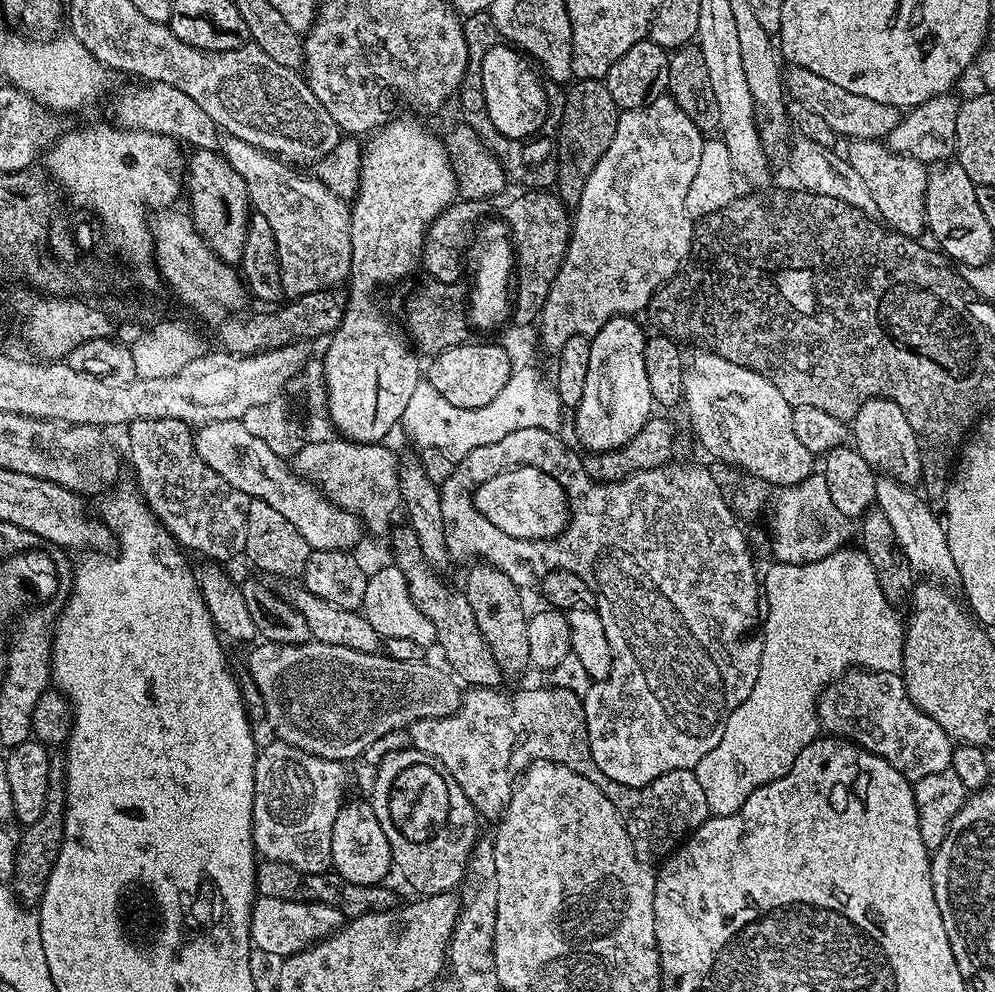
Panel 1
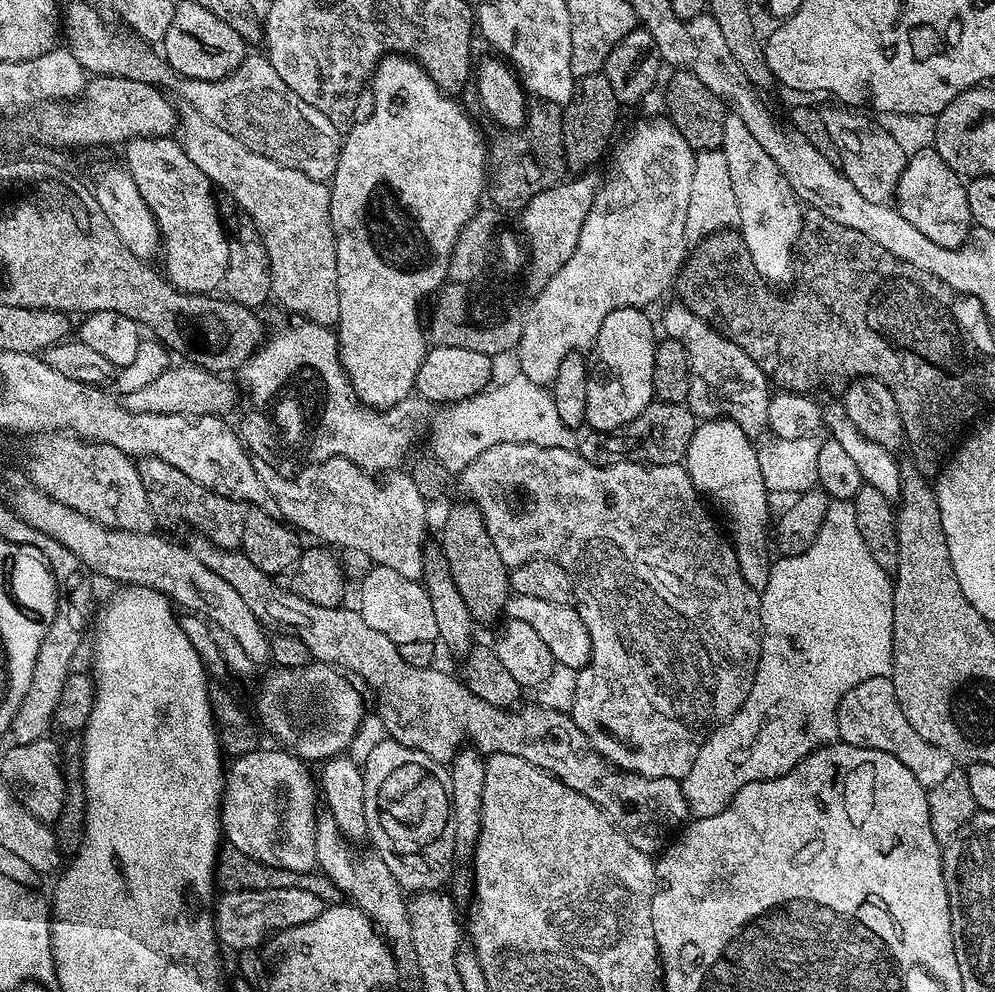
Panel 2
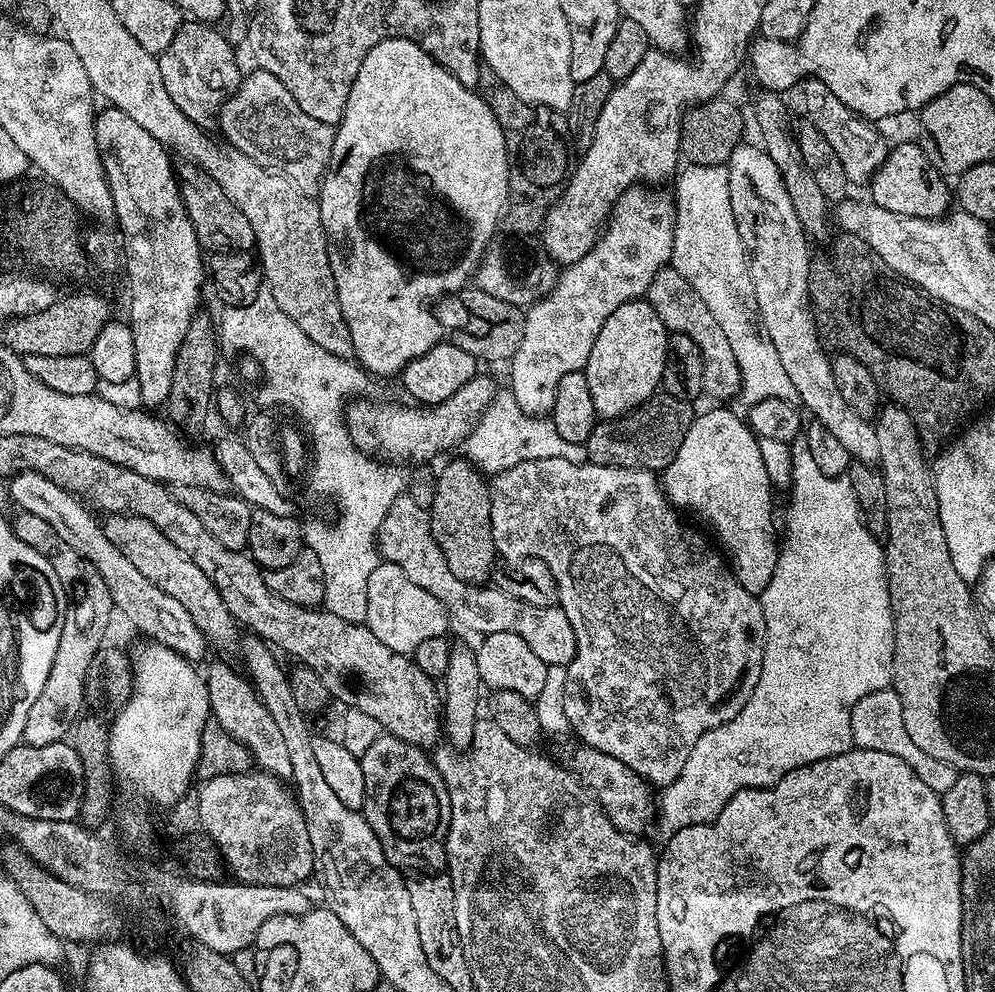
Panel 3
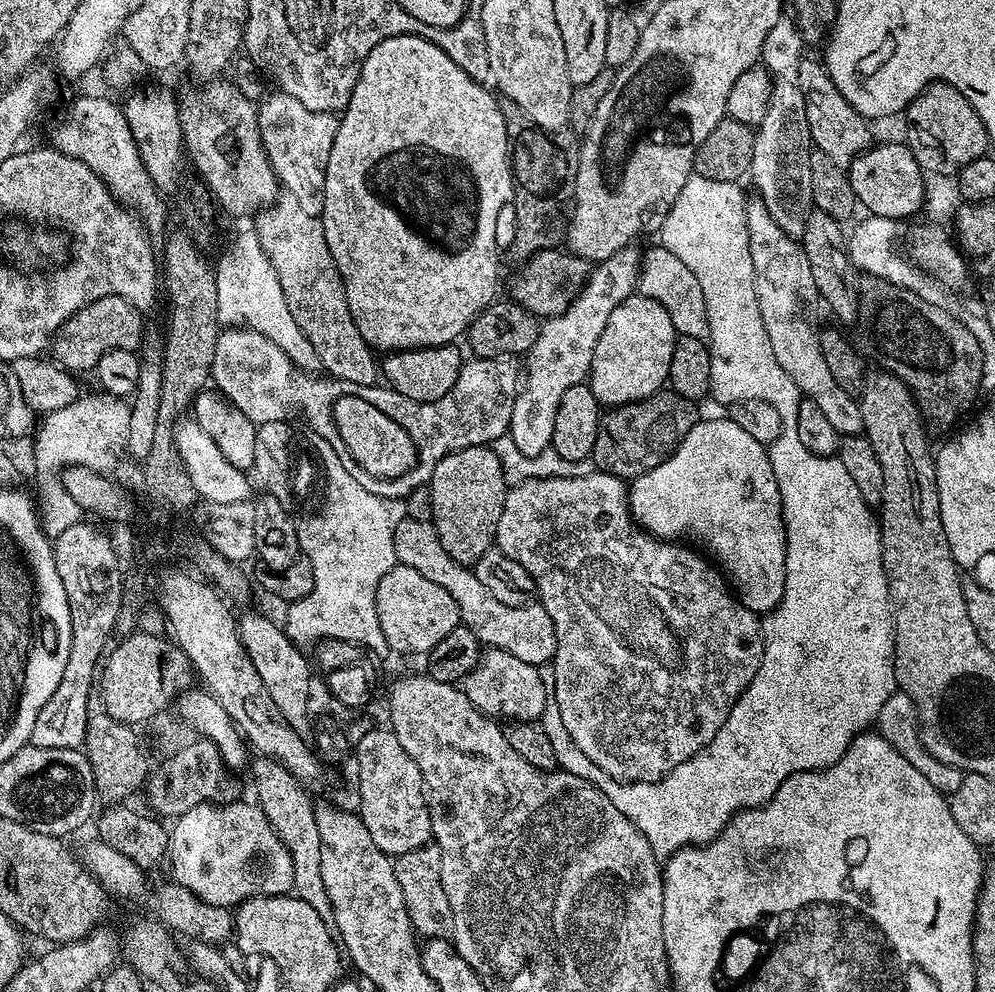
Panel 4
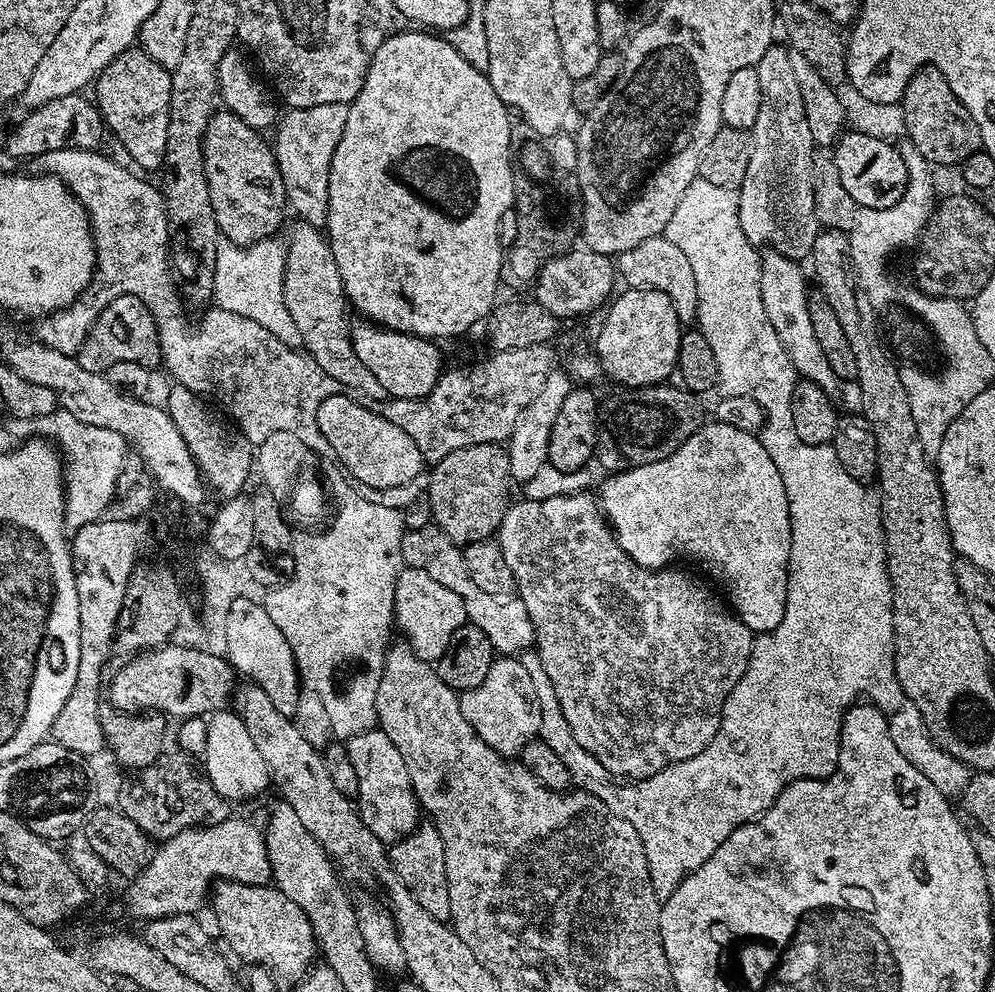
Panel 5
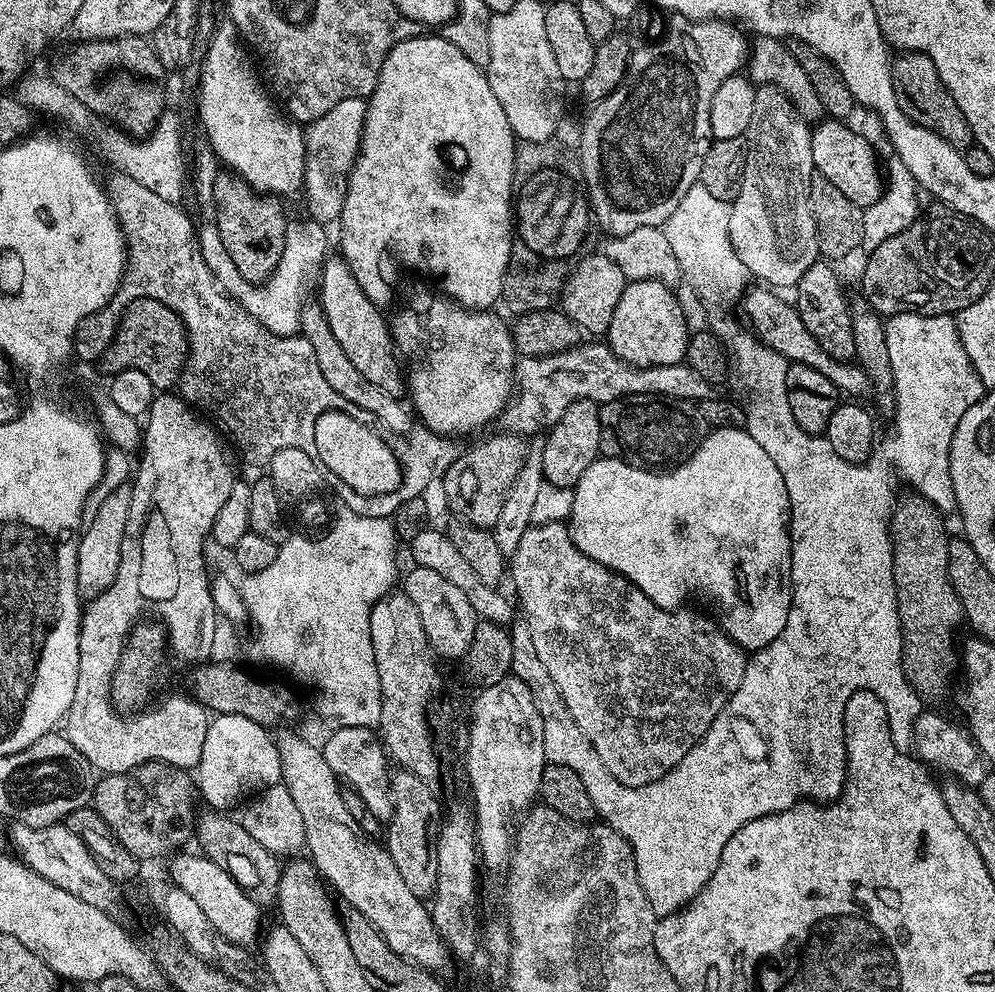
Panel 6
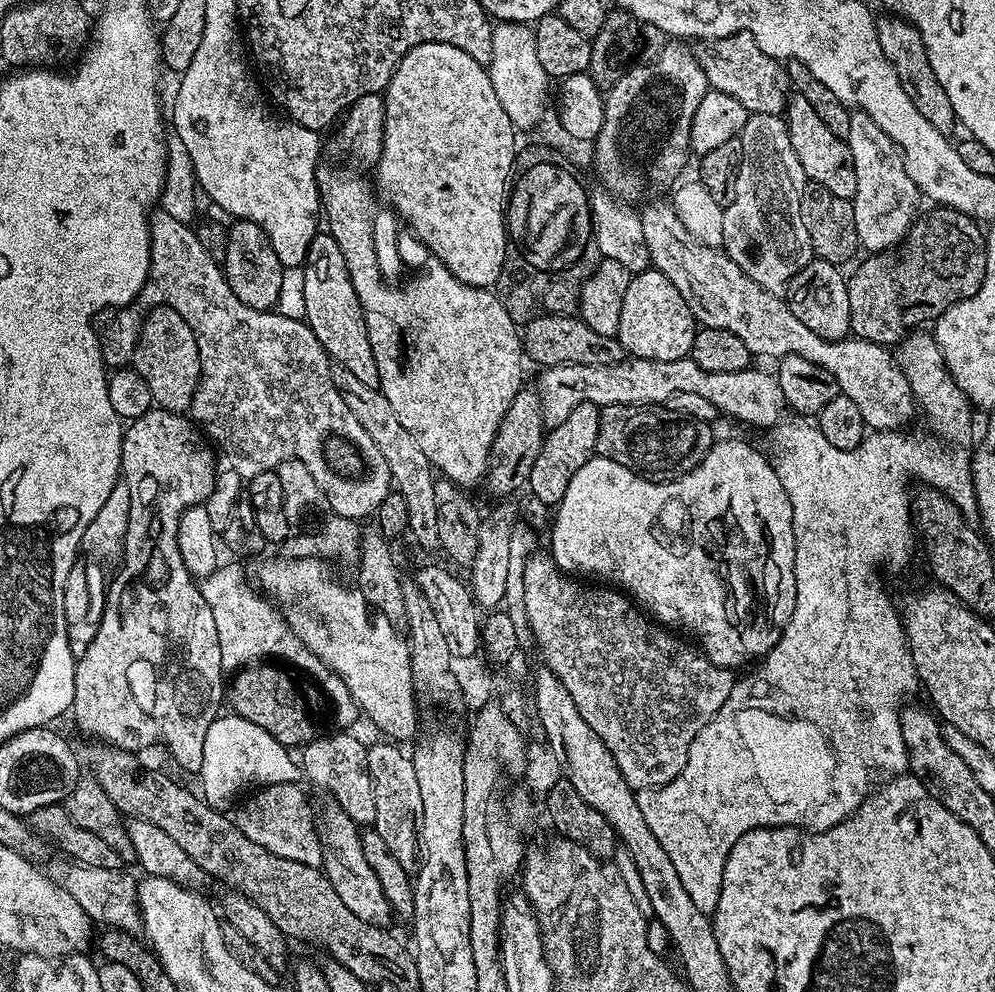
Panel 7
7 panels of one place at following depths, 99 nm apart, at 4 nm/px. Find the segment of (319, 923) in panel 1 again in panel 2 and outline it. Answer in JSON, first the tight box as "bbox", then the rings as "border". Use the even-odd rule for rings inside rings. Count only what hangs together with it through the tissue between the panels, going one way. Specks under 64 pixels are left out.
{"bbox":[214,890,326,950],"border":[[[250,890],[249,892],[224,892],[219,897],[218,903],[214,908],[216,917],[216,934],[225,949],[234,948],[241,950],[246,948],[259,949],[263,940],[267,938],[271,932],[280,932],[287,934],[291,928],[297,928],[308,922],[314,922],[326,907],[326,901],[318,898],[318,894],[314,894],[310,890]]]}

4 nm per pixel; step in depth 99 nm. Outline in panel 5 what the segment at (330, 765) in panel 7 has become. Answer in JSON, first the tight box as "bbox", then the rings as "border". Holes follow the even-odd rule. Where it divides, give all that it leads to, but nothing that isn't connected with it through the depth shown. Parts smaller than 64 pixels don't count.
{"bbox":[347,730,422,842],"border":[[[379,730],[360,732],[347,737],[350,761],[358,774],[358,811],[360,821],[382,841],[395,842],[409,836],[422,816],[420,801],[410,782],[406,762],[398,754],[398,746]]]}

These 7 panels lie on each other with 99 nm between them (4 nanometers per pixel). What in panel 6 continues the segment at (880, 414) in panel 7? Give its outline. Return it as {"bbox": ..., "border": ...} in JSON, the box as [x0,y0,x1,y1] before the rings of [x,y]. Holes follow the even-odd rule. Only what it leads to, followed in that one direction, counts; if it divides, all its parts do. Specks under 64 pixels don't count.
{"bbox":[742,286,869,398],"border":[[[768,286],[756,287],[760,288],[749,287],[742,297],[744,316],[749,324],[747,327],[754,333],[756,339],[785,356],[791,363],[814,366],[814,370],[818,370],[818,374],[826,374],[826,378],[830,378],[830,382],[834,382],[834,386],[845,397],[860,398],[858,396],[864,391],[866,393],[869,391],[868,376],[859,364],[830,358],[830,354],[826,354],[826,350],[822,350],[818,342],[814,342],[814,334],[810,334],[810,330],[802,326],[802,318],[796,313],[795,307],[789,301],[787,304],[780,297],[783,295],[779,291]]]}

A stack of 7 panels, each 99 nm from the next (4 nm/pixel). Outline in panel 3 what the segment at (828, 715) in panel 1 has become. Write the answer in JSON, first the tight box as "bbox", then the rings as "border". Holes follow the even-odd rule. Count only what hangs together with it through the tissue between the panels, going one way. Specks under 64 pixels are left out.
{"bbox":[850,686,958,793],"border":[[[891,686],[882,690],[874,690],[866,694],[854,706],[850,714],[850,728],[852,730],[852,742],[855,747],[865,748],[866,750],[882,750],[882,754],[894,754],[894,758],[902,758],[930,790],[943,793],[954,786],[958,769],[952,764],[942,762],[938,758],[930,758],[930,754],[925,754],[919,746],[914,746],[910,734],[906,734],[906,722],[902,722],[902,702],[898,694]]]}

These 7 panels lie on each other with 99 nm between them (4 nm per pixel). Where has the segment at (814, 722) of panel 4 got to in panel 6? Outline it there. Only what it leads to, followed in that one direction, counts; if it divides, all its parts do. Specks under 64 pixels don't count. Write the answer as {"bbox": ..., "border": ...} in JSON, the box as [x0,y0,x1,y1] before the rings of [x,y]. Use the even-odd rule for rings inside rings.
{"bbox":[592,183,922,917],"border":[[[697,183],[686,190],[686,194],[678,202],[674,214],[662,225],[666,234],[666,242],[670,242],[670,250],[674,250],[674,258],[678,258],[683,279],[692,283],[692,288],[708,304],[732,304],[743,297],[750,284],[746,266],[742,266],[742,258],[734,254],[734,246],[730,242],[730,204],[722,198],[714,198],[706,186]],[[716,320],[710,324],[710,328],[724,341],[724,347],[728,349],[730,372],[734,380],[736,376],[737,382],[748,391],[746,431],[750,434],[750,438],[754,438],[754,442],[758,442],[758,446],[762,446],[762,450],[766,450],[766,454],[770,454],[774,466],[778,466],[778,474],[782,474],[782,482],[786,482],[792,534],[792,605],[790,614],[786,618],[786,626],[782,626],[782,634],[778,634],[778,638],[774,638],[774,642],[770,642],[766,647],[755,649],[751,653],[746,670],[742,674],[742,682],[738,682],[738,690],[734,690],[734,694],[728,699],[724,709],[716,715],[714,722],[706,730],[706,734],[689,750],[686,758],[682,758],[682,762],[678,762],[678,766],[674,766],[665,776],[646,786],[631,788],[624,784],[620,788],[610,790],[610,788],[604,788],[604,780],[600,780],[600,786],[596,786],[596,800],[592,804],[593,809],[599,804],[604,804],[604,809],[599,812],[599,815],[606,818],[607,823],[624,832],[632,841],[633,855],[638,857],[641,881],[657,917],[669,916],[672,912],[680,911],[688,901],[694,899],[704,889],[706,882],[710,882],[714,870],[718,870],[718,862],[722,858],[722,850],[726,846],[726,842],[730,842],[733,834],[742,826],[746,826],[746,822],[754,822],[763,816],[793,808],[796,804],[801,803],[802,798],[808,802],[831,802],[842,795],[844,779],[848,777],[848,759],[844,741],[844,711],[850,694],[854,694],[858,690],[870,690],[874,694],[878,694],[878,698],[882,698],[890,722],[890,734],[893,738],[911,737],[914,722],[922,711],[922,705],[920,705],[922,697],[913,688],[904,673],[904,631],[900,629],[896,587],[892,573],[892,510],[898,499],[896,487],[906,486],[906,474],[908,474],[902,444],[896,438],[892,444],[890,433],[885,431],[872,449],[872,456],[869,457],[867,463],[851,464],[843,458],[838,458],[824,434],[811,436],[806,430],[802,430],[802,426],[798,426],[798,422],[794,422],[794,414],[790,414],[790,402],[786,390],[786,370],[790,361],[773,348],[766,347],[764,343],[756,339],[751,331],[745,330],[743,327],[740,329],[732,320]]]}

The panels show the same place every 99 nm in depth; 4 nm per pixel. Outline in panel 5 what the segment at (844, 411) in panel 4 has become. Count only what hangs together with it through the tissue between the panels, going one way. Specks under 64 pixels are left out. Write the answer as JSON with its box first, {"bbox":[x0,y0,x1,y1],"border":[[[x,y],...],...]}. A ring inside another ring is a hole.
{"bbox":[761,250,842,394],"border":[[[768,250],[761,255],[762,306],[766,310],[766,318],[770,322],[770,326],[774,326],[774,334],[778,334],[778,342],[782,342],[790,362],[796,368],[797,377],[814,382],[818,386],[822,386],[824,392],[832,394],[835,393],[836,387],[841,387],[842,382],[834,374],[834,370],[830,370],[830,362],[826,362],[826,354],[822,354],[822,346],[818,346],[818,338],[814,338],[814,325],[810,323],[810,306],[808,305],[810,287],[808,288],[807,282],[804,281],[804,272],[800,267],[801,265],[797,261],[792,260],[789,256],[783,256],[780,252]]]}

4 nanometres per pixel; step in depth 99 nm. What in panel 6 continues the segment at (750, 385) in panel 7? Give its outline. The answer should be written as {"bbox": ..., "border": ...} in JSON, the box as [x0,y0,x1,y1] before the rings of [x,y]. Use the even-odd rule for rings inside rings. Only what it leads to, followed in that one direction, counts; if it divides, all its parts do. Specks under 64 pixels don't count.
{"bbox":[500,340,714,436],"border":[[[588,340],[572,347],[569,351],[550,356],[523,356],[517,361],[516,367],[513,368],[513,377],[518,391],[511,395],[504,411],[501,412],[500,423],[502,422],[501,427],[505,431],[521,436],[534,434],[539,428],[544,430],[552,427],[556,424],[558,418],[566,412],[566,407],[580,400],[593,401],[601,405],[620,400],[626,396],[650,395],[699,402],[705,398],[713,397],[714,394],[713,385],[706,382],[686,362],[671,364],[670,366],[634,367],[632,364],[622,362],[613,354],[607,343],[598,340]]]}

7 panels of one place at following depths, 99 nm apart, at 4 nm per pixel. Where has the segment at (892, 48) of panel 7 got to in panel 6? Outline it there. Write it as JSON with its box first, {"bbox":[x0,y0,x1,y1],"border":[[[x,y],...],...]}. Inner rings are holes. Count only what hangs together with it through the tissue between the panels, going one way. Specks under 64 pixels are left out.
{"bbox":[892,52,973,150],"border":[[[925,52],[899,53],[900,57],[892,60],[892,81],[898,98],[898,106],[918,126],[926,126],[926,130],[934,130],[938,138],[946,138],[950,146],[964,150],[973,143],[970,122],[966,122],[966,114],[958,110],[958,102],[954,102],[954,94],[946,90],[946,82],[938,74],[938,66]]]}

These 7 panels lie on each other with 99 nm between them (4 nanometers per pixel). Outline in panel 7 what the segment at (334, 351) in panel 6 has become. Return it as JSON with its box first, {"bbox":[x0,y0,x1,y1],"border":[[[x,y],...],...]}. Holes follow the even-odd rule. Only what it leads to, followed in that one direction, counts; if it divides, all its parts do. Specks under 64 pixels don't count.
{"bbox":[332,366,439,549],"border":[[[339,366],[333,367],[332,381],[342,394],[346,406],[350,406],[350,414],[354,414],[354,418],[358,418],[358,426],[362,426],[362,430],[366,430],[366,434],[370,434],[372,448],[380,451],[379,459],[387,466],[395,491],[400,492],[402,498],[406,498],[410,536],[413,536],[424,548],[439,549],[438,506],[435,505],[434,498],[437,477],[434,475],[433,466],[426,458],[426,454],[422,454],[418,442],[414,442],[414,437],[402,427],[402,422],[398,422],[394,409],[390,406],[390,402],[386,402],[386,398],[380,393],[379,388],[371,388],[358,382],[358,378],[354,378],[354,374],[350,374],[350,370]]]}

